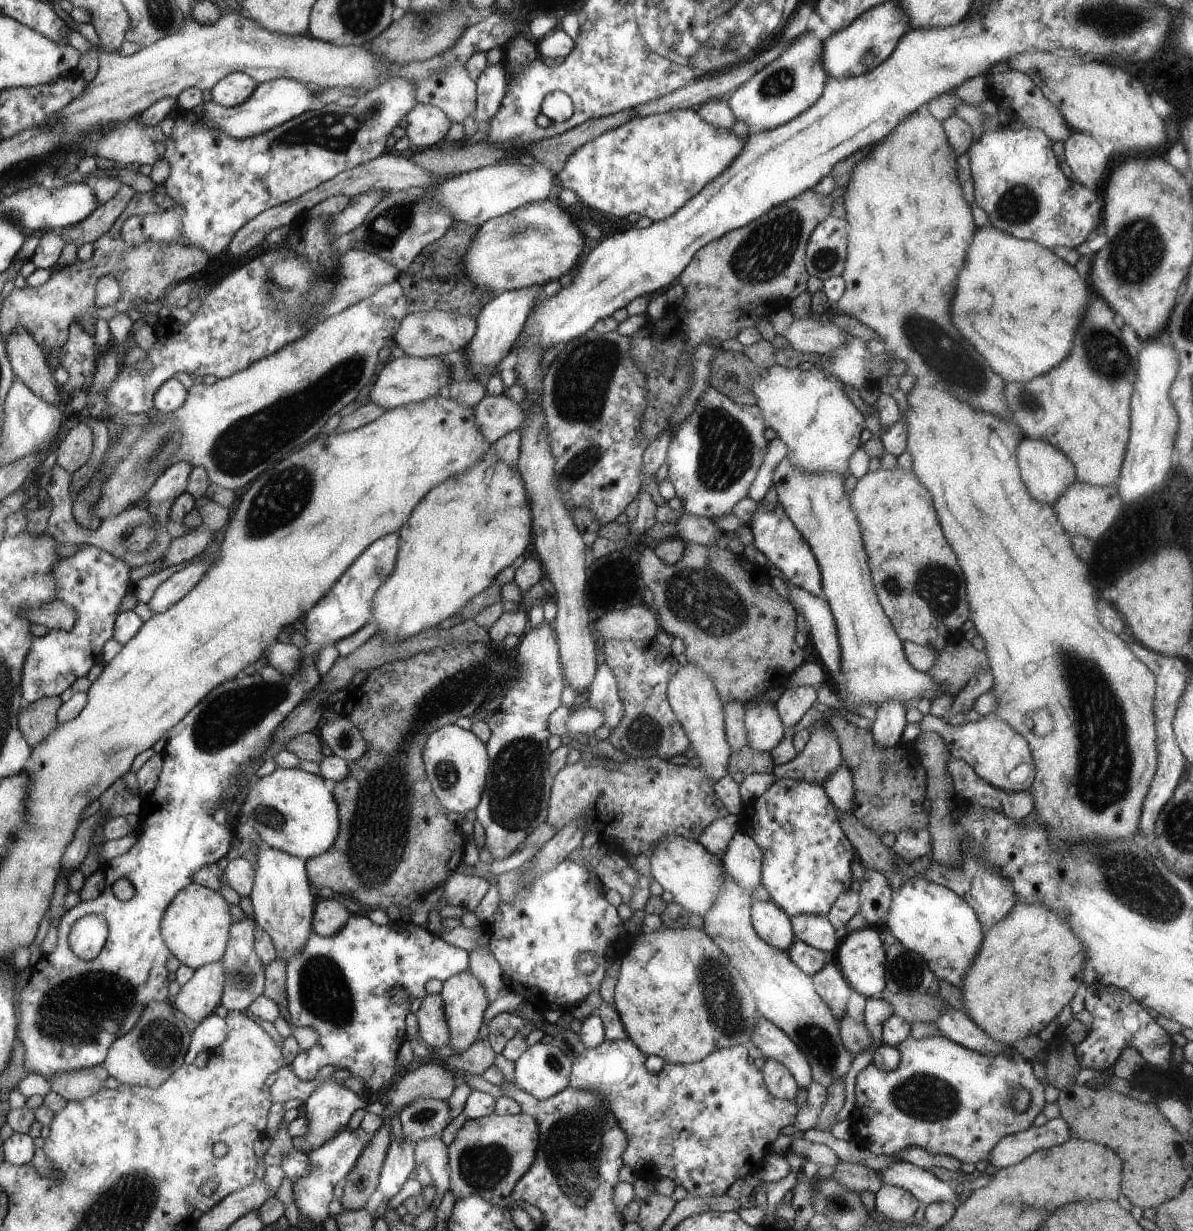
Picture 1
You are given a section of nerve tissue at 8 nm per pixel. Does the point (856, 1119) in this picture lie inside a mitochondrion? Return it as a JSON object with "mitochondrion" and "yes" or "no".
{"mitochondrion":"no"}

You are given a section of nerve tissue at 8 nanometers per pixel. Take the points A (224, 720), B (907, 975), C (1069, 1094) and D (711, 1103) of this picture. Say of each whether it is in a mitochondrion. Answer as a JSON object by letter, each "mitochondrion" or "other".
{"A":"mitochondrion","B":"mitochondrion","C":"other","D":"other"}

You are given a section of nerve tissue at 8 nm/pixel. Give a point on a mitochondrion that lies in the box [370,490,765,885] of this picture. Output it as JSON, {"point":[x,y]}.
{"point":[702,597]}

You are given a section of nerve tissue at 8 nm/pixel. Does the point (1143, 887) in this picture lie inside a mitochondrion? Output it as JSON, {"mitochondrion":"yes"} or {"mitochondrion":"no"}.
{"mitochondrion":"yes"}

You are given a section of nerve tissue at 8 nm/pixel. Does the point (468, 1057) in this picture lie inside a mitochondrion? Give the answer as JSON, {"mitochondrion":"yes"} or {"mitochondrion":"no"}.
{"mitochondrion":"no"}

